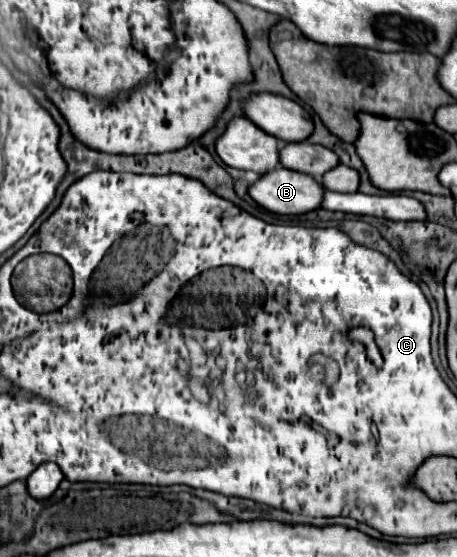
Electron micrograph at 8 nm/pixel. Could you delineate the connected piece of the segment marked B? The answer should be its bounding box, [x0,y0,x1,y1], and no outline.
[250,167,324,215]

